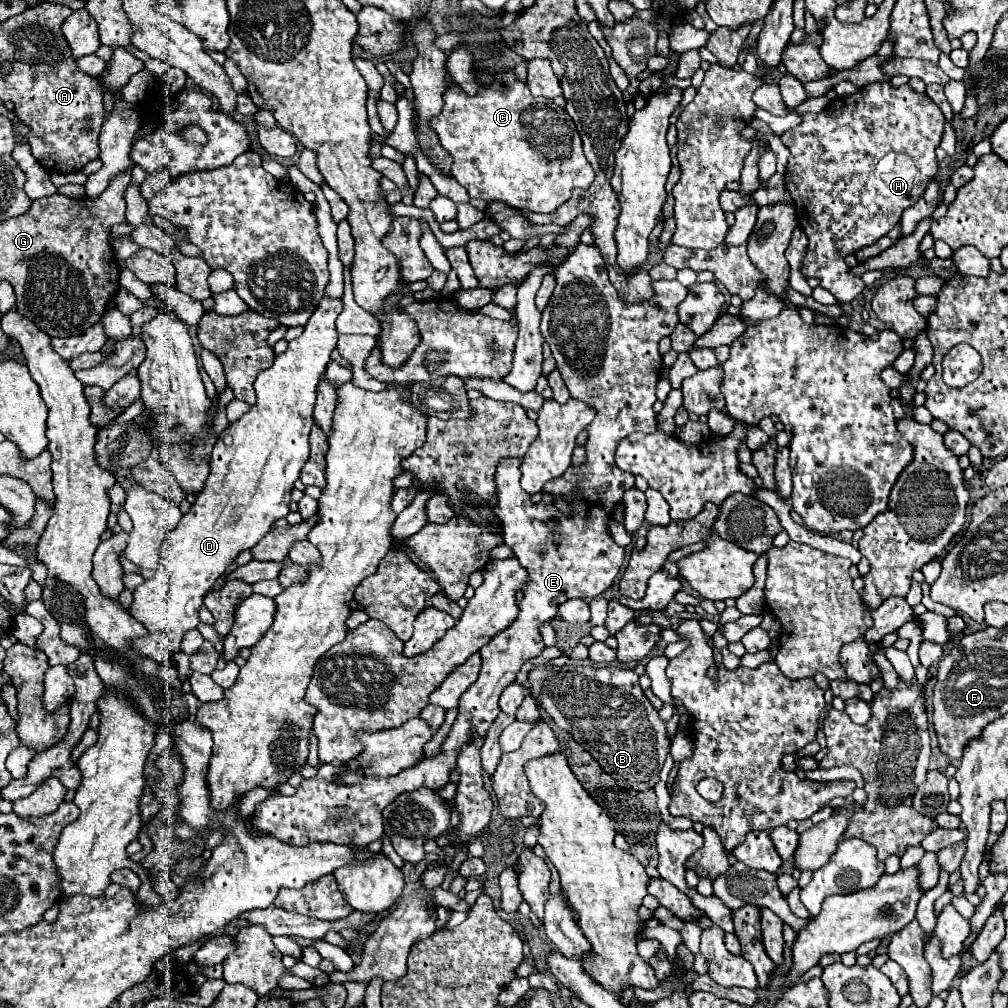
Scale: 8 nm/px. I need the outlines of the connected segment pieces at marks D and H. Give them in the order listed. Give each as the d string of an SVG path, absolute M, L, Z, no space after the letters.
M322 298L314 314L310 316L308 324L304 326L302 336L288 342L288 350L284 354L278 354L274 358L274 364L258 374L254 380L256 386L256 404L250 406L250 410L236 422L230 422L228 428L218 436L212 454L210 454L210 474L202 486L202 490L196 494L196 500L188 514L182 516L178 528L170 532L160 548L162 562L156 570L156 574L150 580L144 580L134 590L134 602L130 606L130 614L148 628L148 636L134 640L132 646L140 650L140 654L154 658L162 664L174 662L174 652L180 650L180 640L186 630L192 630L198 626L198 608L202 606L202 598L206 592L210 592L212 584L224 576L228 564L234 562L234 558L254 548L260 538L274 526L278 518L286 518L290 512L290 490L294 488L294 482L298 480L300 468L308 460L310 446L308 436L314 426L314 402L316 402L316 386L326 370L326 364L330 362L330 352L336 348L338 332L336 332L336 316L342 312L342 302L332 298Z
M880 82L832 100L818 114L806 112L800 118L802 122L780 138L790 150L784 174L786 190L796 200L798 222L808 236L802 274L818 278L820 286L830 290L838 302L852 302L864 290L864 282L848 272L844 258L888 234L900 222L902 212L920 200L938 172L934 150L942 140L944 114L926 94L916 94L908 84L896 88L890 82Z

